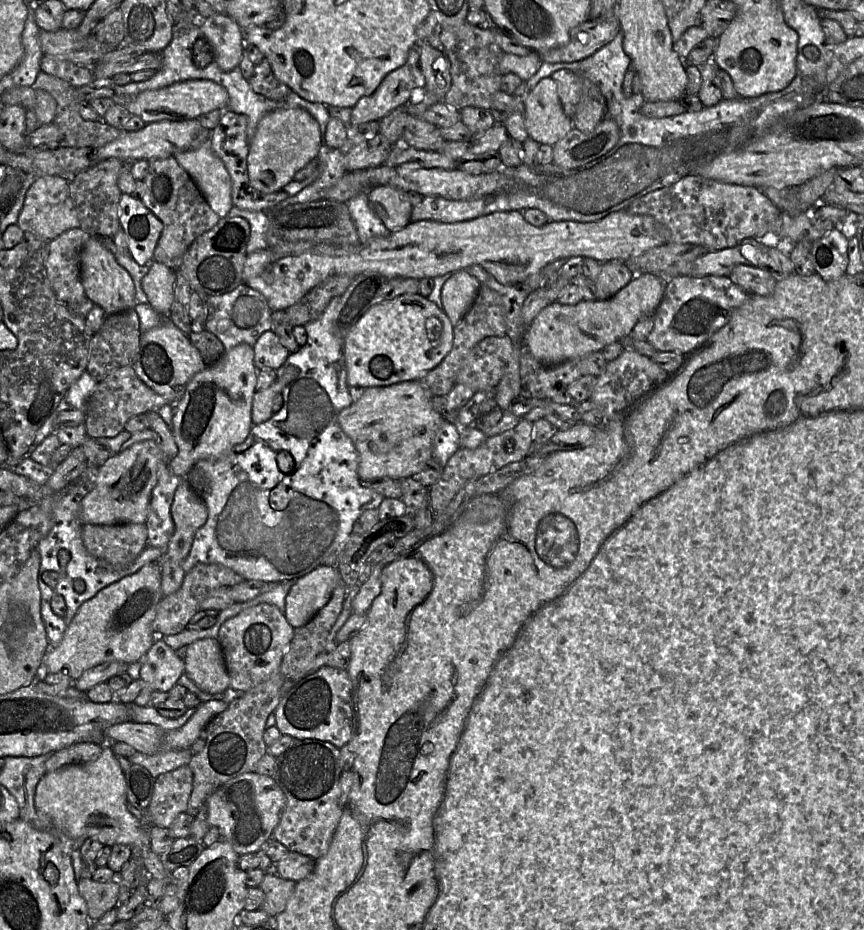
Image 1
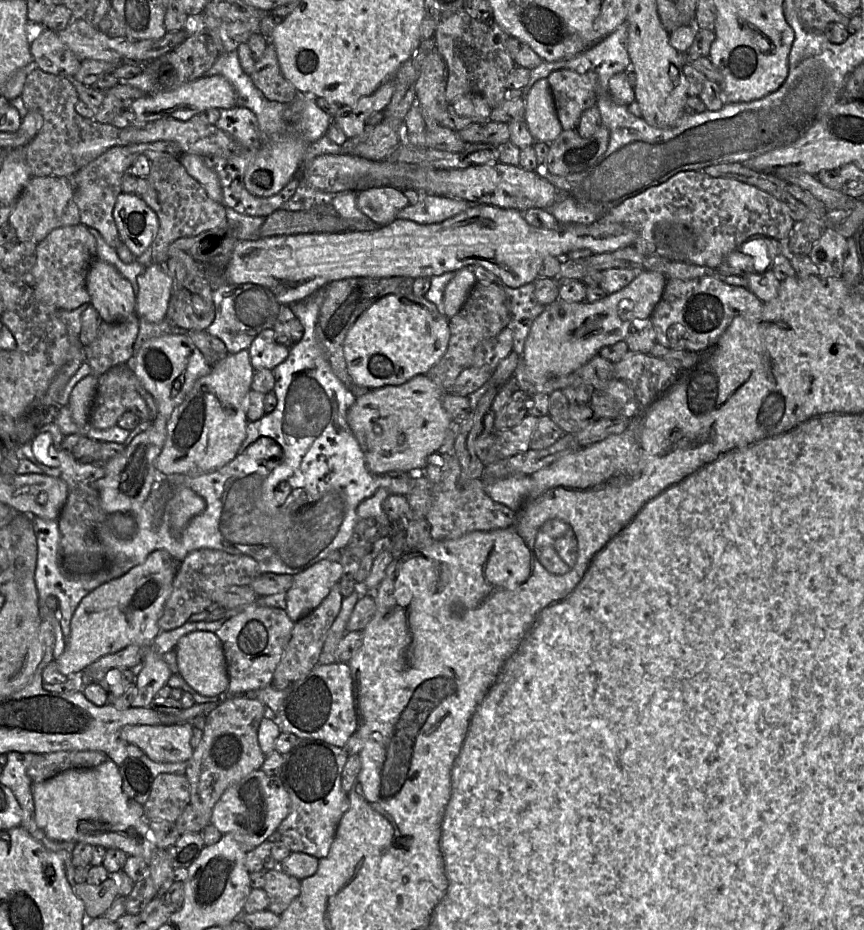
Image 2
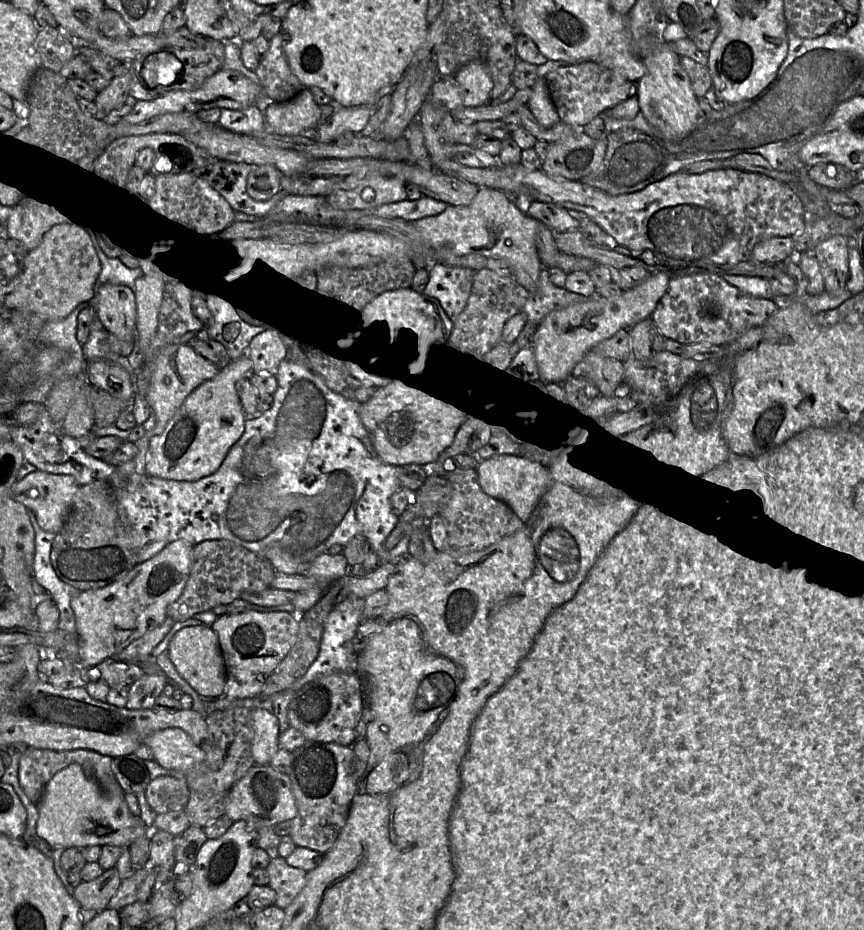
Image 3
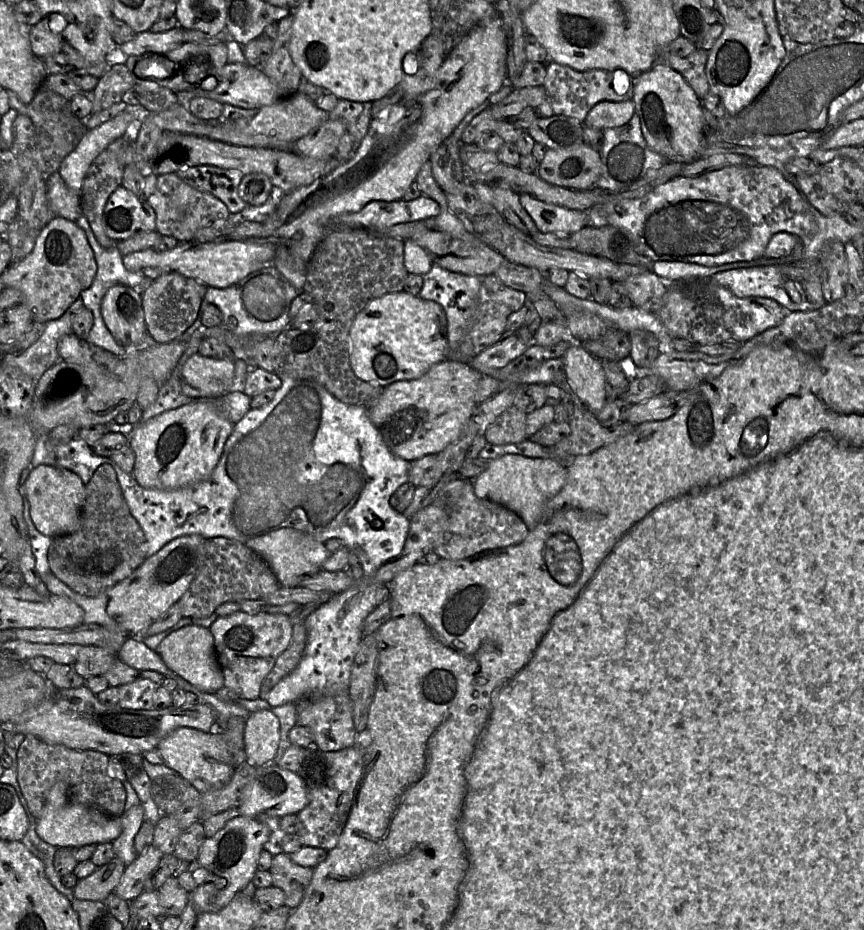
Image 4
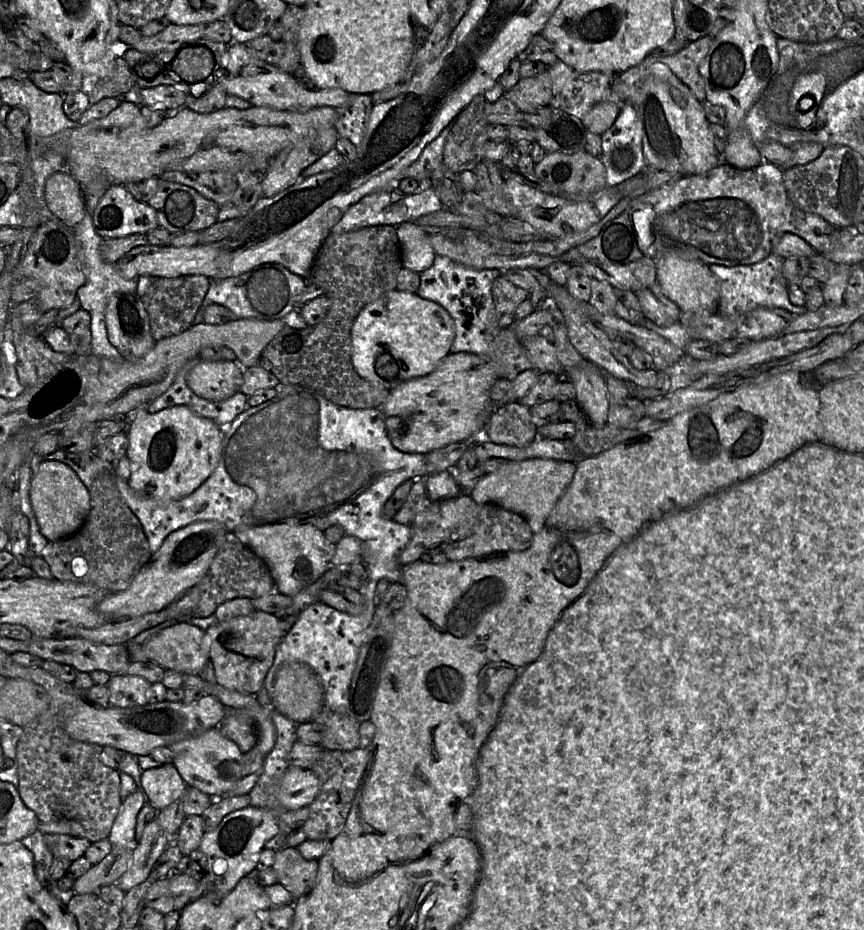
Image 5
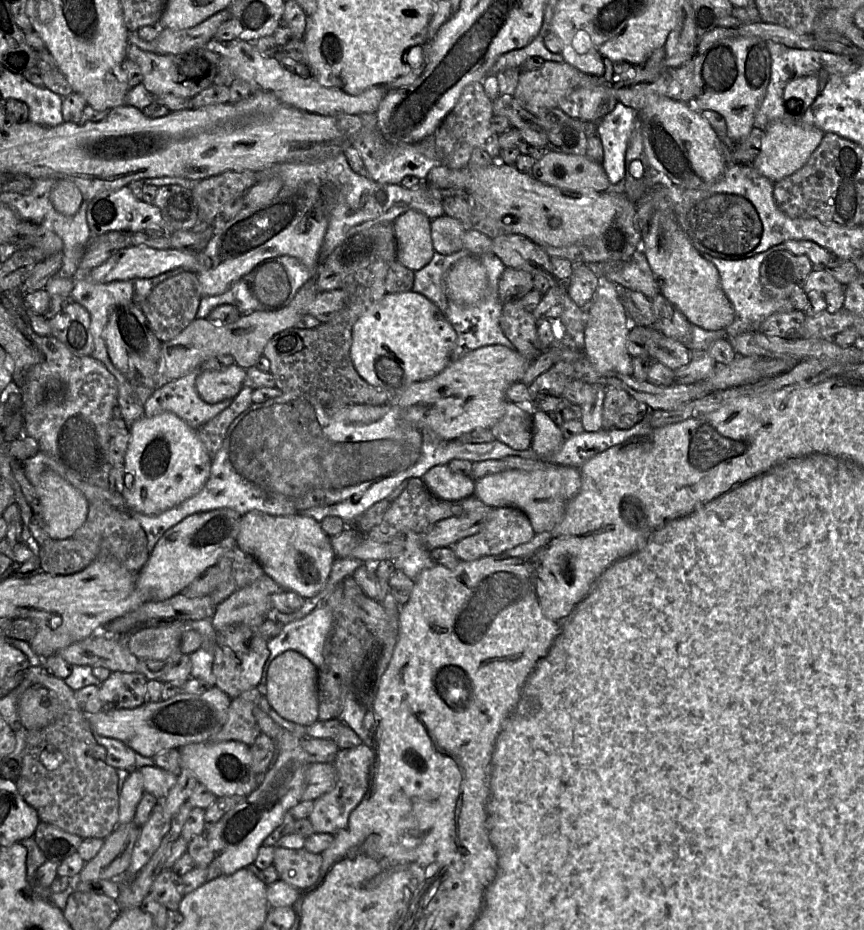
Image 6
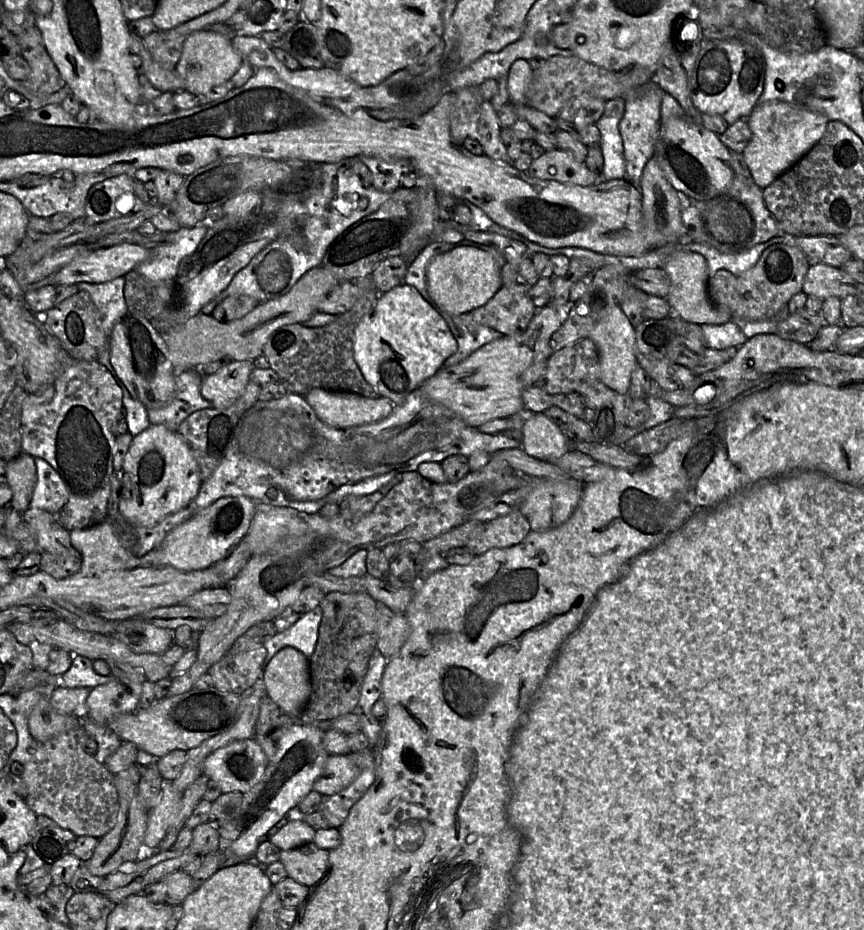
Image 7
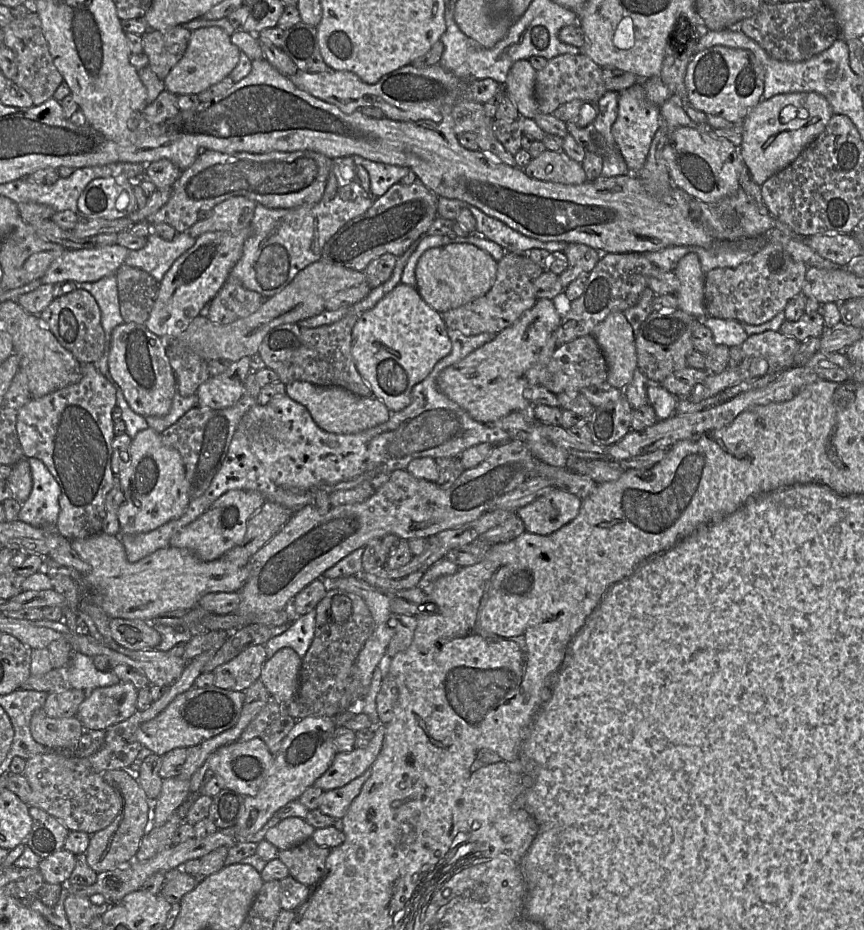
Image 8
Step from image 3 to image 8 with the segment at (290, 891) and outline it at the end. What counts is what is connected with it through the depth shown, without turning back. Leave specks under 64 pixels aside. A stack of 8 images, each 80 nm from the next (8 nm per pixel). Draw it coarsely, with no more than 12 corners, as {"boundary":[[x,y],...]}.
{"boundary":[[309,838],[279,859],[310,887],[323,875],[331,848]]}

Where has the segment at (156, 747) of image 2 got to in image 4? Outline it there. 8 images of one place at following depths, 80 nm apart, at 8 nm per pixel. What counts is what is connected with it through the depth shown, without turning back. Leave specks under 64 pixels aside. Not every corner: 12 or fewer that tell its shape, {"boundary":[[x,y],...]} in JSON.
{"boundary":[[180,727],[157,748],[200,793],[235,771],[224,737]]}

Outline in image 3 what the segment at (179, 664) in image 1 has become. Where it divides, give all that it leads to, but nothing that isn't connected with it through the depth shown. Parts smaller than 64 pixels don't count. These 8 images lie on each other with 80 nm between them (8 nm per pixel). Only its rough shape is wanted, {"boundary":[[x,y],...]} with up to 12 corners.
{"boundary":[[157,669],[129,686],[128,709],[153,708],[167,684]]}

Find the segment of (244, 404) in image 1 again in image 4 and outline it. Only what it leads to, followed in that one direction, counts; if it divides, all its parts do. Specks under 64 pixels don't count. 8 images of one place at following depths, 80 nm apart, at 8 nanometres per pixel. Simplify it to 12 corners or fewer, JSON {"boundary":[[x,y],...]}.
{"boundary":[[197,400],[135,425],[144,488],[207,479],[234,424]]}

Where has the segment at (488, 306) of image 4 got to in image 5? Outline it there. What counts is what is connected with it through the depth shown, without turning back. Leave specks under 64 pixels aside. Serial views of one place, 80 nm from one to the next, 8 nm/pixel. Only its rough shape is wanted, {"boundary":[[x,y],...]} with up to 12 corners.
{"boundary":[[502,274],[492,295],[499,328],[514,324],[529,297]]}

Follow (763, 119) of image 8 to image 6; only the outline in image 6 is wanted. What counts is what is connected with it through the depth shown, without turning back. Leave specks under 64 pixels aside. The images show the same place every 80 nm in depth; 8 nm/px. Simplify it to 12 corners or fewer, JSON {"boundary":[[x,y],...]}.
{"boundary":[[773,122],[751,165],[776,183],[808,161],[824,134]]}

